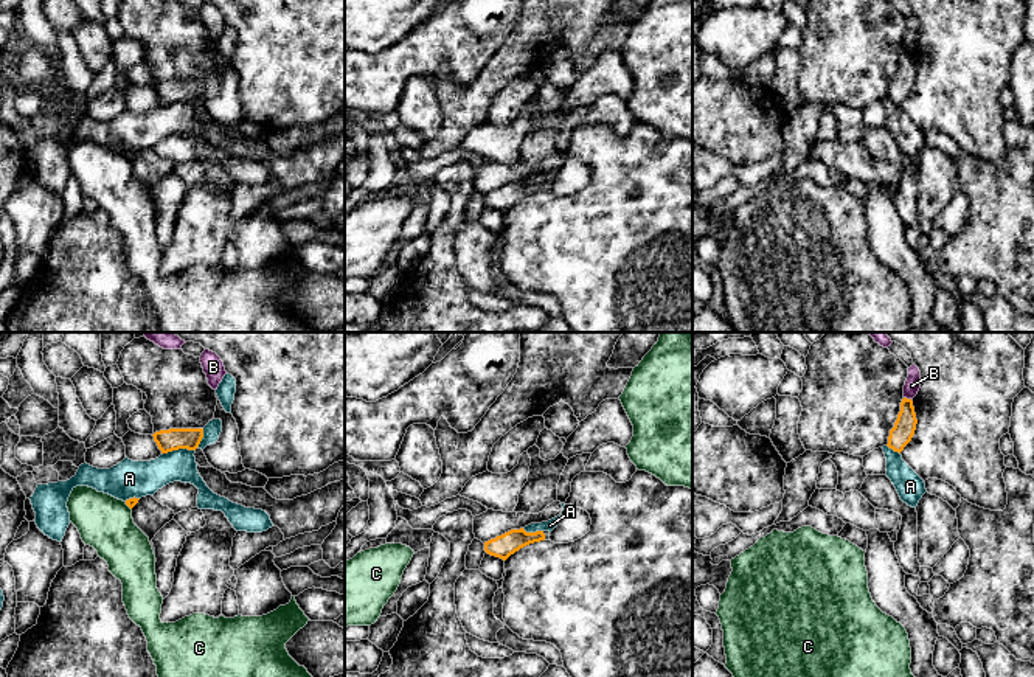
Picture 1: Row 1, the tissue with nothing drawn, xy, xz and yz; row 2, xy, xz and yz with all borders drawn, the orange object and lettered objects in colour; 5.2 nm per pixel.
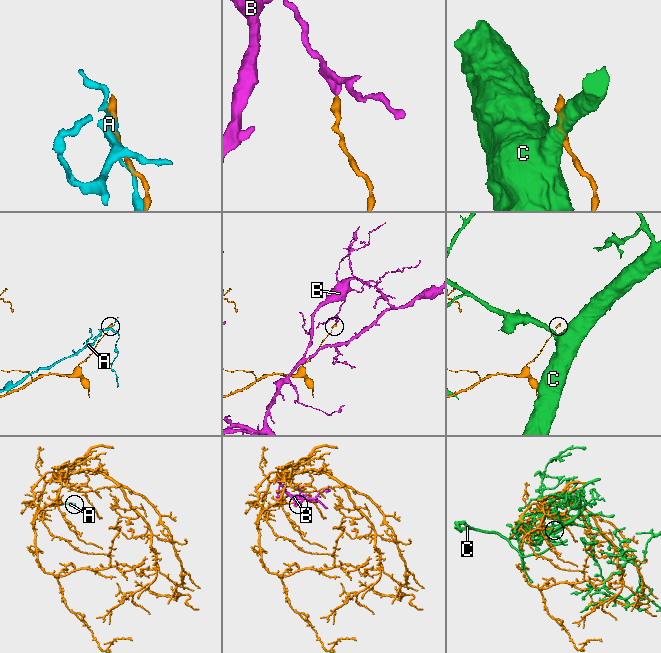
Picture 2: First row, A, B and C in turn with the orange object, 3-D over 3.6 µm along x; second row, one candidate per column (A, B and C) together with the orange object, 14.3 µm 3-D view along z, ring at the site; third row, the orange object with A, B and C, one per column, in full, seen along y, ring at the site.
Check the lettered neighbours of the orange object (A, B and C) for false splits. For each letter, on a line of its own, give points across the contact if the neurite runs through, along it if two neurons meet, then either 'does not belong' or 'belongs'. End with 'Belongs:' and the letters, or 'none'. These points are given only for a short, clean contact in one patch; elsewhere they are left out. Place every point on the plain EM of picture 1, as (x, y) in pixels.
A: does not belong
B: along yz (904, 48), (910, 52) | does not belong
C: does not belong
Belongs: none

